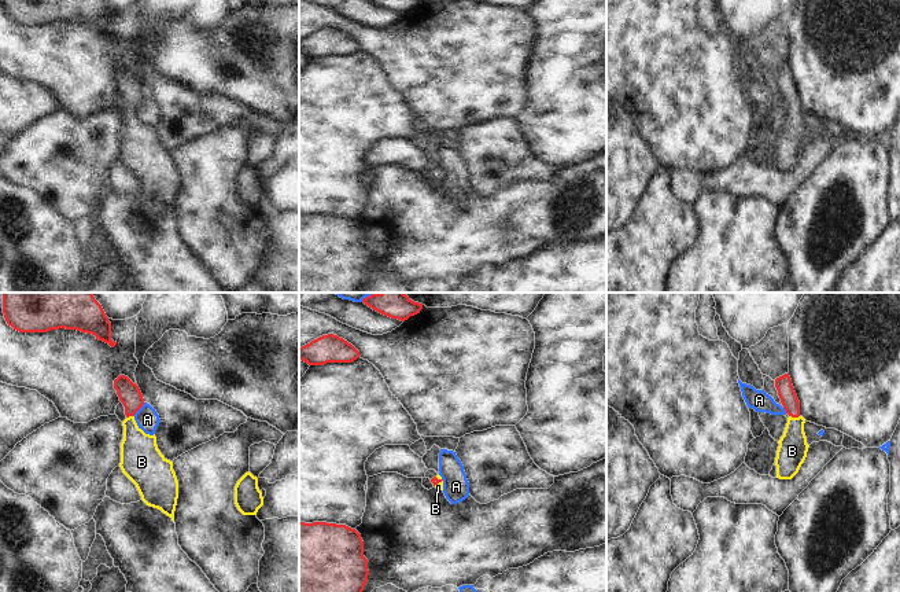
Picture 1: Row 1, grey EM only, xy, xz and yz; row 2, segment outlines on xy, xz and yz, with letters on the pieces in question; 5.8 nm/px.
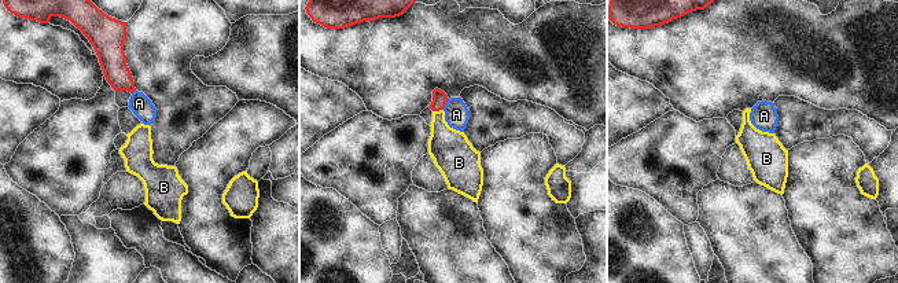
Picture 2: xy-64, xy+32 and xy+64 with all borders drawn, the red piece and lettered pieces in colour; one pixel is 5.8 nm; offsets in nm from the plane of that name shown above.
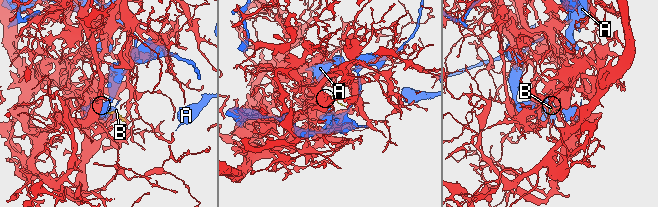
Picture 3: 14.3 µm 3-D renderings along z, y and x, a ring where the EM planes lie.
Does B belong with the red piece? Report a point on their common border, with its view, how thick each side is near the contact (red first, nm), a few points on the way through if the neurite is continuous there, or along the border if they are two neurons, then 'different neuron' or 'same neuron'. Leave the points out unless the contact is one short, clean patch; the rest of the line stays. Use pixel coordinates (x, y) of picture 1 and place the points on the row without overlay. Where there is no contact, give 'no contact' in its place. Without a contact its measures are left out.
yz (795, 109) | 100/170 nm | across yz (786, 85), (795, 109), (792, 143) | same neuron

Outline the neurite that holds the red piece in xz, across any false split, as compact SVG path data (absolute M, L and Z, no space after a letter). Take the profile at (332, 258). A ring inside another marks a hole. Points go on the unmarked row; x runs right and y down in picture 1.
M299 214L299 293L355 293L368 268L364 234L355 221Z

